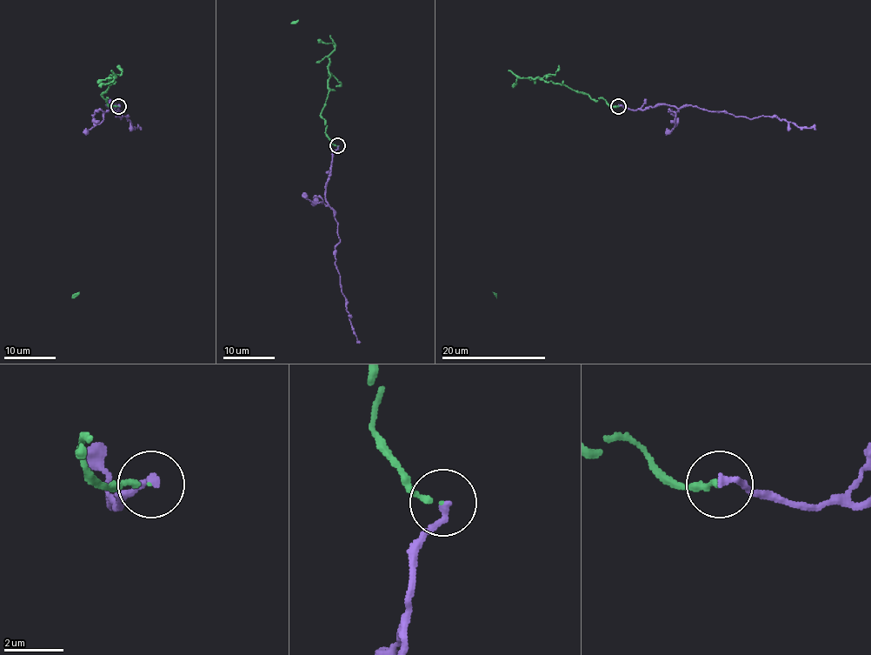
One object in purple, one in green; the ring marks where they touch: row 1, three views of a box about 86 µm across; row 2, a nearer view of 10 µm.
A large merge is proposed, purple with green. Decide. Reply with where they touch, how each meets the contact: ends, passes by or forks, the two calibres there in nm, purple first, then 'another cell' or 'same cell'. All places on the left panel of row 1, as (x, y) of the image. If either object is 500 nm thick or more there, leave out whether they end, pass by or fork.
place (118, 106); purple ends; green ends; calibres 260 and 150 nm; same cell

